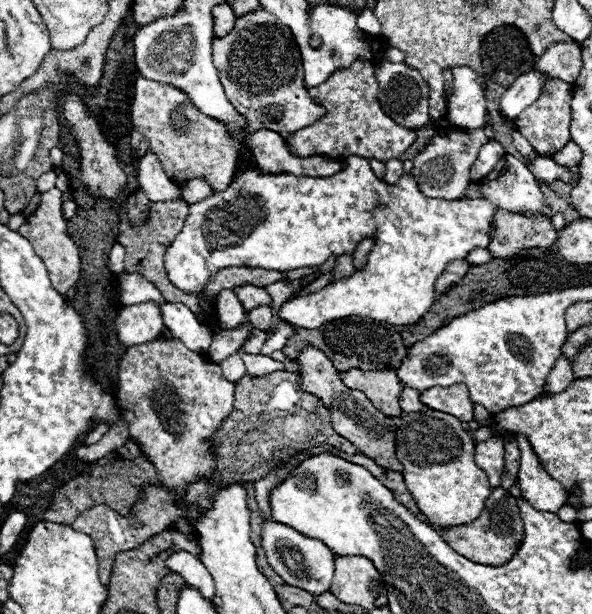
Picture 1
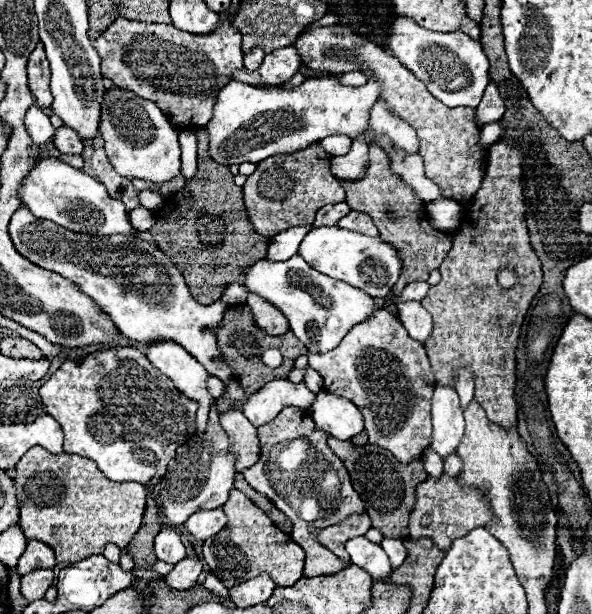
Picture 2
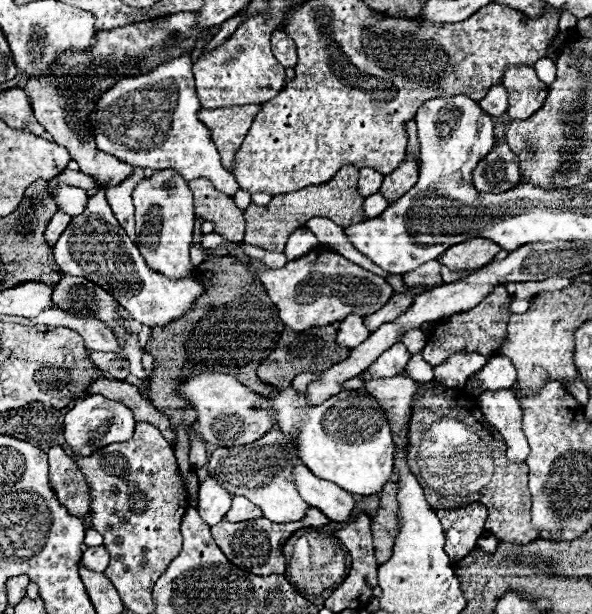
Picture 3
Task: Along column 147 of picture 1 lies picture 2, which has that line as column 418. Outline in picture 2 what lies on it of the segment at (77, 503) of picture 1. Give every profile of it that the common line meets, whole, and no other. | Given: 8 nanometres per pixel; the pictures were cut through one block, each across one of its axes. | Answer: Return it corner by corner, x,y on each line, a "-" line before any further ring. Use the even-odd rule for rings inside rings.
328,436
328,446
348,468
352,484
354,484
356,492
360,494
360,498
364,500
368,516
372,518
372,528
378,528
384,536
406,538
408,536
408,518
410,518
410,512
416,502
416,488
420,482
424,482
428,478
428,474
424,472
422,460
416,458
408,464
400,464
386,448
372,446
372,444
364,444
364,448
362,448
362,446
354,446
352,440
342,442
332,436

